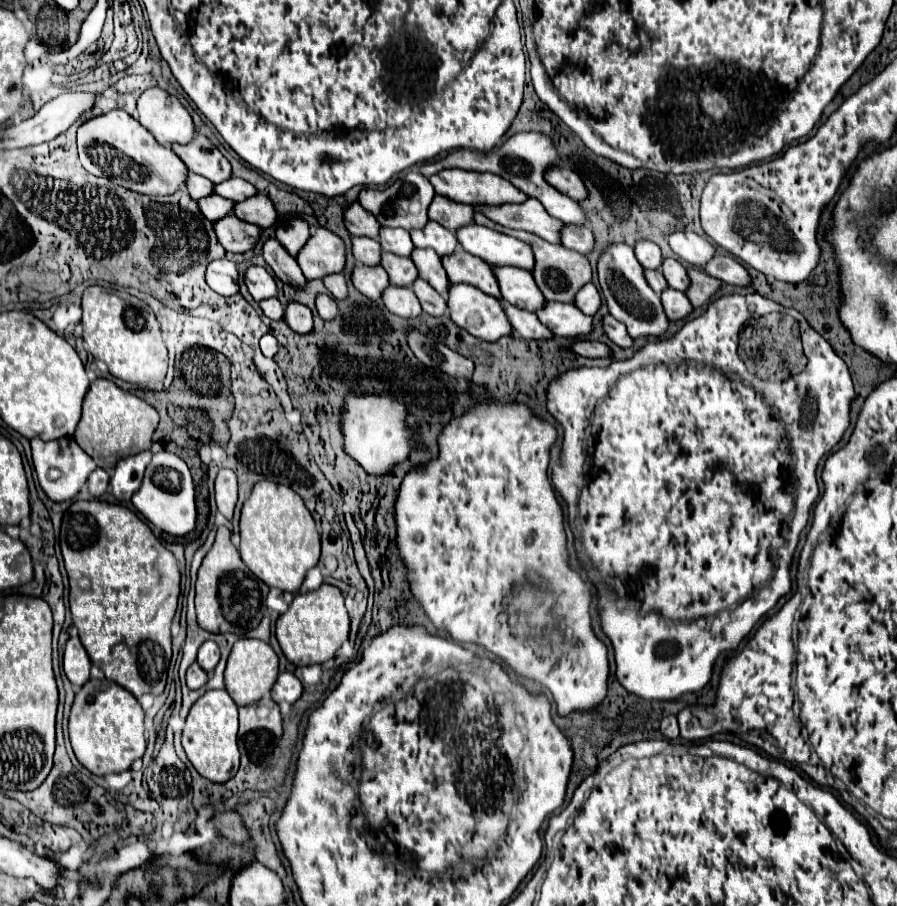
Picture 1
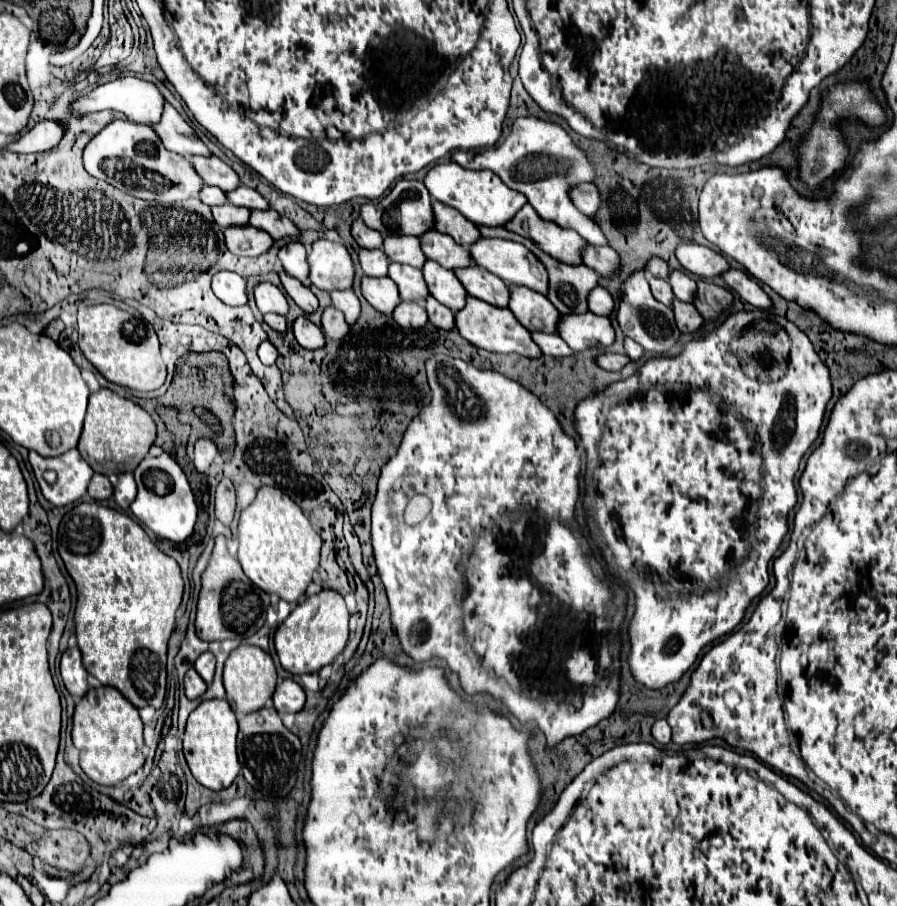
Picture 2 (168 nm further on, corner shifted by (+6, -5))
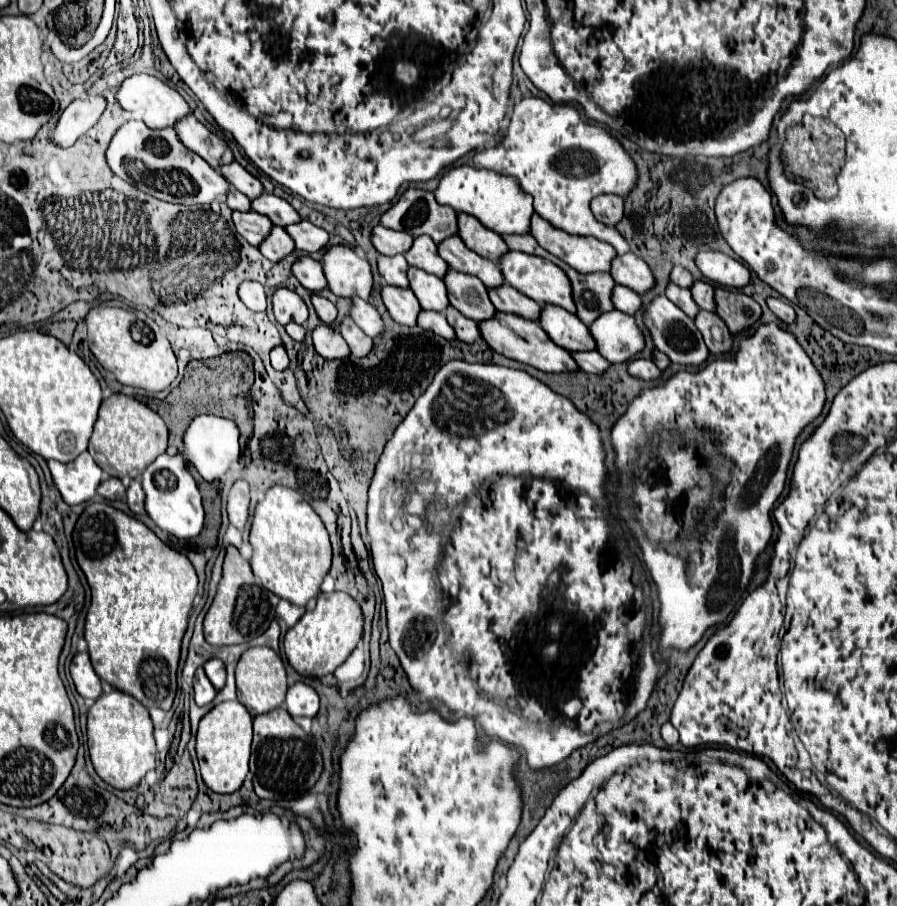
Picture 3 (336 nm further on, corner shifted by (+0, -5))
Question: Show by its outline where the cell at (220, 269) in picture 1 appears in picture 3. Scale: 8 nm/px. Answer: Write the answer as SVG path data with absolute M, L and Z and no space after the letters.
M244 281L238 289L242 303L252 311L266 311L266 289L256 281Z

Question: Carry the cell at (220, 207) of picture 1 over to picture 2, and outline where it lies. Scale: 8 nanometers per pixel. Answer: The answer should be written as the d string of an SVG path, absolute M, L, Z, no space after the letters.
M230 203L212 207L212 217L220 227L232 227L232 225L248 225L250 209L246 207L234 207Z

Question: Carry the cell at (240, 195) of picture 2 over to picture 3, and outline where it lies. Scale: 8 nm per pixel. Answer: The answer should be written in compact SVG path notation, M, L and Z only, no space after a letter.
M264 193L258 199L254 199L252 209L266 215L278 227L288 227L292 223L302 221L302 217L296 213L296 209L288 201L276 197L276 195L270 195L270 193Z

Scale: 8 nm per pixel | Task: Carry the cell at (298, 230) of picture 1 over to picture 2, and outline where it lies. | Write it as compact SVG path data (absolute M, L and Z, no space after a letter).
M290 241L290 243L282 245L280 251L278 251L278 259L280 259L280 263L282 263L282 267L286 269L288 275L296 277L302 285L310 287L306 249L300 241Z

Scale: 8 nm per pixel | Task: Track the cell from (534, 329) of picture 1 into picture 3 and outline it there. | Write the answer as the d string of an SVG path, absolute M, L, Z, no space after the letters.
M582 351L582 353L572 353L572 357L576 359L576 363L580 365L580 369L584 373L594 373L600 375L604 371L608 371L610 361L606 361L604 357L600 357L600 353L596 351Z

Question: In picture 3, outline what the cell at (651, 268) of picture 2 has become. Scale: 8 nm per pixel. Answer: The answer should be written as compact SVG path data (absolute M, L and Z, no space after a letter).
M674 267L674 269L672 269L672 283L690 289L692 283L694 283L694 277L692 277L692 273L690 273L688 269L684 269L684 267Z

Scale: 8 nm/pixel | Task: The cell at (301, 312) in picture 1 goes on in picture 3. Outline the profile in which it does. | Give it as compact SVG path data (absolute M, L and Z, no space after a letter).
M318 325L312 333L312 339L318 355L322 355L324 359L346 359L350 355L344 337L338 329L332 329L330 325Z

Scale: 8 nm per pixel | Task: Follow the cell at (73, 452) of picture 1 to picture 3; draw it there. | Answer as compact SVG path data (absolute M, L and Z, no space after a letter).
M84 451L80 457L76 457L70 463L58 463L48 461L54 485L62 493L62 499L68 505L80 505L84 501L90 501L96 495L98 485L104 479L102 469L94 463L88 451Z

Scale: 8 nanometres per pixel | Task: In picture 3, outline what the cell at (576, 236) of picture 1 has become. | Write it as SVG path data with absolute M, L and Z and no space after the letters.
M626 253L622 257L616 257L612 261L612 271L610 273L612 273L616 283L626 285L640 295L648 293L656 285L654 273L648 267L648 263L642 261L640 257L636 257L634 253Z

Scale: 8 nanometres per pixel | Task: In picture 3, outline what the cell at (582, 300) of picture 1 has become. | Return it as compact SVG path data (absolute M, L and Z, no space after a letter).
M616 285L614 287L612 301L614 301L618 311L624 311L628 315L634 315L642 307L642 297L636 291L632 291L632 289L624 287L624 285Z

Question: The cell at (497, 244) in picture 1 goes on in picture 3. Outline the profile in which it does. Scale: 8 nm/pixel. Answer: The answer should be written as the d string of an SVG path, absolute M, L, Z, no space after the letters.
M508 251L500 263L502 263L502 273L506 277L506 283L522 291L526 297L538 301L540 305L546 305L546 303L558 305L570 313L576 313L576 305L572 301L572 285L568 281L568 275L560 267L556 267L552 261L532 257L520 251Z

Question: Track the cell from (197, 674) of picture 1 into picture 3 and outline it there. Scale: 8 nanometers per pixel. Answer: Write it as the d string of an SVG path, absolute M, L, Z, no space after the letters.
M200 667L200 669L196 671L196 675L194 675L194 695L196 695L196 703L198 703L200 707L212 703L212 699L216 697L216 689L214 689L214 685L208 681L208 677L206 677L206 673L204 673L202 667Z

